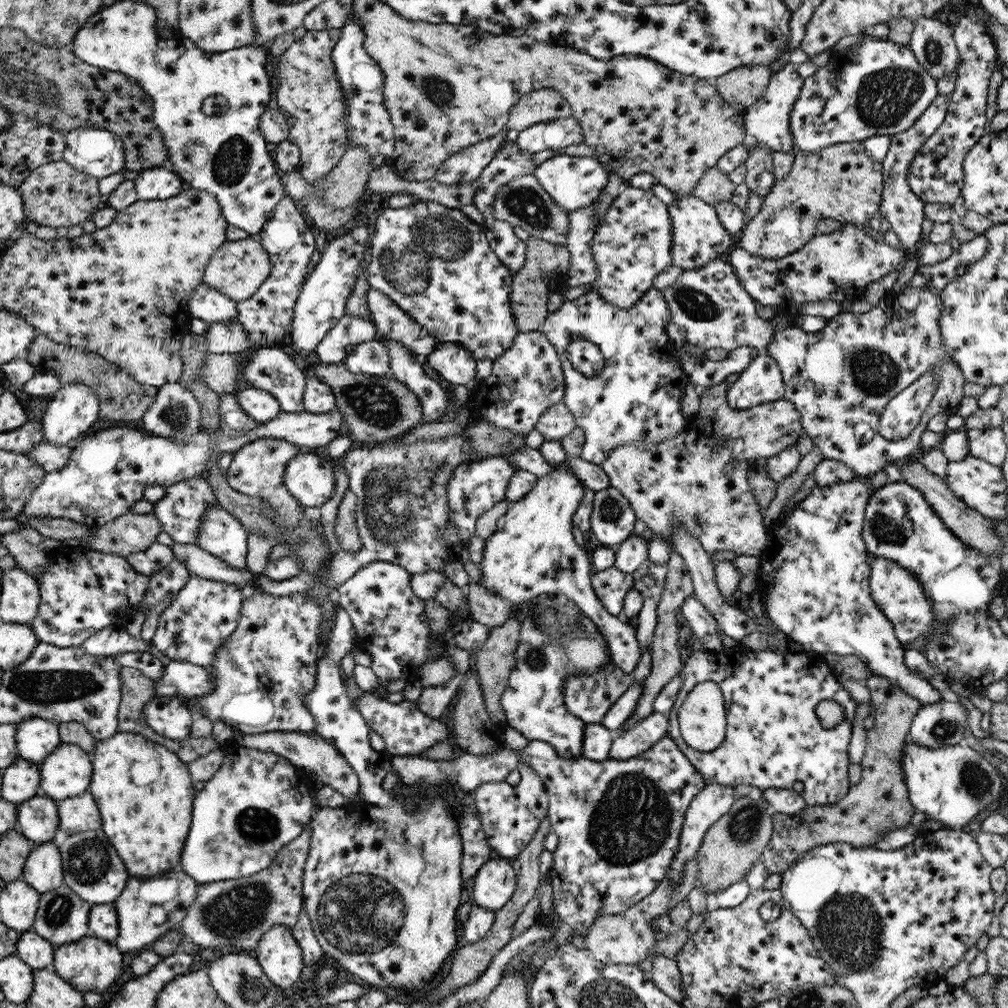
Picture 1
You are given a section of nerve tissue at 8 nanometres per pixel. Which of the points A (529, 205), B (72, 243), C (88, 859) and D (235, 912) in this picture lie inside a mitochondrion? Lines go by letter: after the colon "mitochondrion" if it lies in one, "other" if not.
A: mitochondrion
B: other
C: mitochondrion
D: mitochondrion

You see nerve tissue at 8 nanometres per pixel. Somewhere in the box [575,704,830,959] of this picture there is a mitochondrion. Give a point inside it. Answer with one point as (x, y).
(631, 821)

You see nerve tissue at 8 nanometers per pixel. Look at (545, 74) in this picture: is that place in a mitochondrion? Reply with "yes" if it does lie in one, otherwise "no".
yes

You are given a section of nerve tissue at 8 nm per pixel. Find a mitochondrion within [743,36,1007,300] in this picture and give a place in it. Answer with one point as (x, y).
(885, 96)

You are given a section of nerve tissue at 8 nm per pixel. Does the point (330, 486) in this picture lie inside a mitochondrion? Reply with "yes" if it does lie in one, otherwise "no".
no

